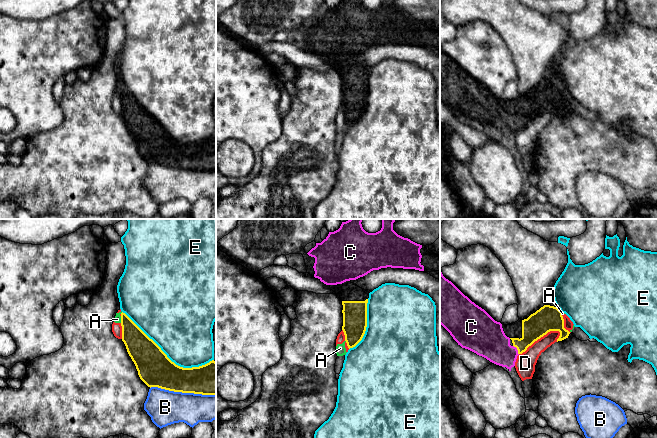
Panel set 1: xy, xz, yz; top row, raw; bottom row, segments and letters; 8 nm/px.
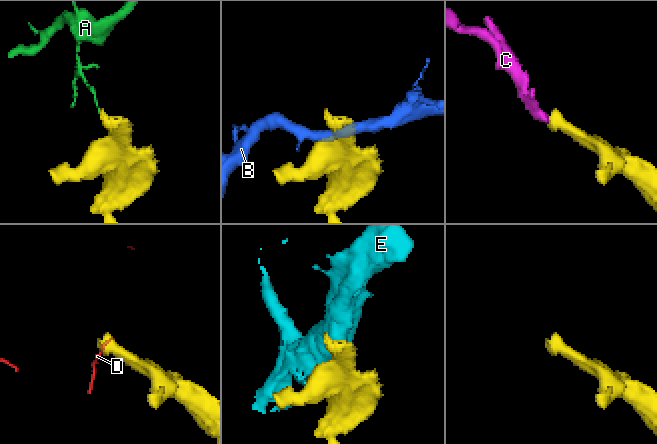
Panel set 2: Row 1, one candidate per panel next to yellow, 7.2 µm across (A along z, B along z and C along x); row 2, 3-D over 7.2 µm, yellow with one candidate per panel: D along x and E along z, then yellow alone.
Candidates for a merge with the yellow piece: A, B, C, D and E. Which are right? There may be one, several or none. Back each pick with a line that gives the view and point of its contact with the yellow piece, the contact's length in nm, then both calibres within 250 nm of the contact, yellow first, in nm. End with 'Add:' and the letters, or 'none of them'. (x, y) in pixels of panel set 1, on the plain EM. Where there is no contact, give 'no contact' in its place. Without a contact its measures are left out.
C: meets yellow in yz at (517, 125); contact 90 nm long; 200 nm thick on the yellow side, 280 nm on the other
Add: C

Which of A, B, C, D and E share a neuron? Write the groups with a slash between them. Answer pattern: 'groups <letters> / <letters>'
groups A D / B / C / E

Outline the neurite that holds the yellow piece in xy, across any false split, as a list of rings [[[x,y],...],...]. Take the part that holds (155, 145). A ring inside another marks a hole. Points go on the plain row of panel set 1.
[[[121,89],[122,117],[134,138],[140,155],[148,163],[216,171],[216,138],[183,144],[172,138],[125,89]]]

